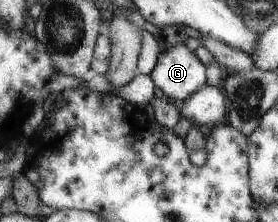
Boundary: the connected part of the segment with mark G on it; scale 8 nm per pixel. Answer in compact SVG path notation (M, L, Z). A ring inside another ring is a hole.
M178 43L160 51L149 77L157 93L174 103L204 84L204 65L183 43Z

